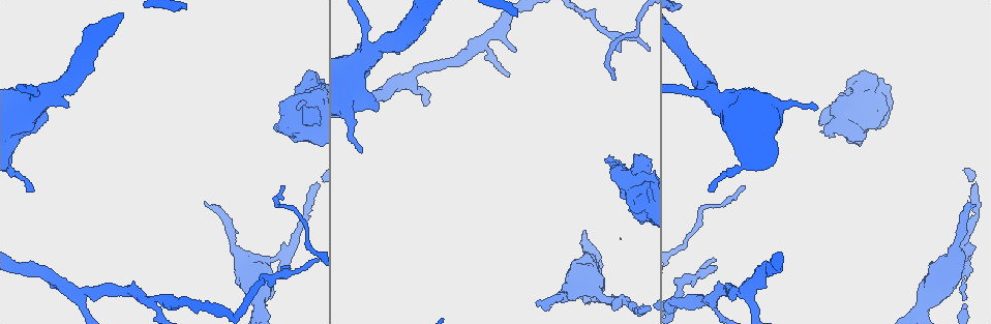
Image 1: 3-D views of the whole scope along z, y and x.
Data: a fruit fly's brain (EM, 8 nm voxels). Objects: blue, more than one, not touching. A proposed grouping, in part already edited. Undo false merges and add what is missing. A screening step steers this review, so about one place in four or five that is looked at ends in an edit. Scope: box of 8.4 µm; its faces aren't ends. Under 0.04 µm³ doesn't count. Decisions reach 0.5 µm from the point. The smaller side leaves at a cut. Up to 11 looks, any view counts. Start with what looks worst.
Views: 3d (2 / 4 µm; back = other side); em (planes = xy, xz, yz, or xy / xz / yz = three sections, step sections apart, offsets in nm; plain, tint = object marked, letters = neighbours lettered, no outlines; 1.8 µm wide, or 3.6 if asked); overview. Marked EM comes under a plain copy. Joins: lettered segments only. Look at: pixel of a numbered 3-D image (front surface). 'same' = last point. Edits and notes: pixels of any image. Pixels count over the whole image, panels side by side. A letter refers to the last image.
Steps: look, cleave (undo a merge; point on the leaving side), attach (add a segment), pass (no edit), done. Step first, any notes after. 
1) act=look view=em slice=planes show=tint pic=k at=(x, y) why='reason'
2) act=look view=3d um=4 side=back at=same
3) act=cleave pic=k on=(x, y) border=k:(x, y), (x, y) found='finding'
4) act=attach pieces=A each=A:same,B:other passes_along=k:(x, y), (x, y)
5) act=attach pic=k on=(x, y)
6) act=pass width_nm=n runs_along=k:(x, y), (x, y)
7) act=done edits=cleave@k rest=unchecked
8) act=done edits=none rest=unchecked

act=look view=3d um=4 pic=1 at=(515, 52) why='branch stops here'

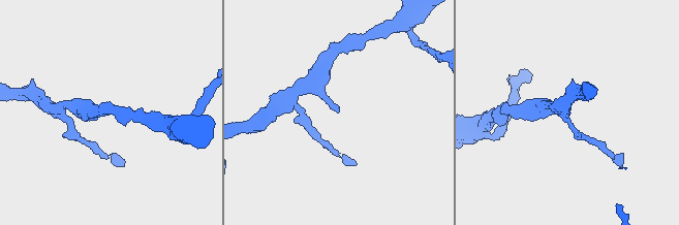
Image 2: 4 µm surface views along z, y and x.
act=look view=em slice=planes show=letters pic=2 at=(337, 110)

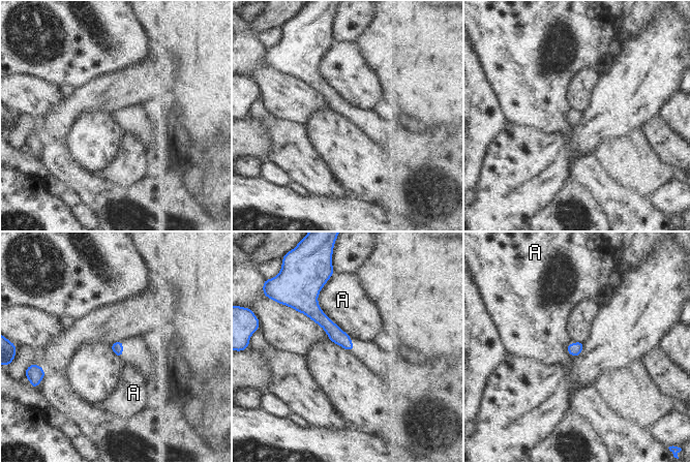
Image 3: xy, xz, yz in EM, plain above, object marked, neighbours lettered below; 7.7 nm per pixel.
act=pass each=A:other runs_along=3:(308, 300), (309, 307), (351, 347) found='none of them fits'

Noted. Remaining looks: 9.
act=look view=3d um=2 pic=1 at=(711, 191) why='branch stops here'

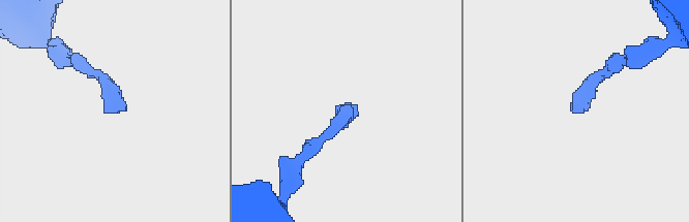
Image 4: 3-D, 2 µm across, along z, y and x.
act=look view=em slice=planes show=letters pic=4 at=(335, 115) why='now the EM'

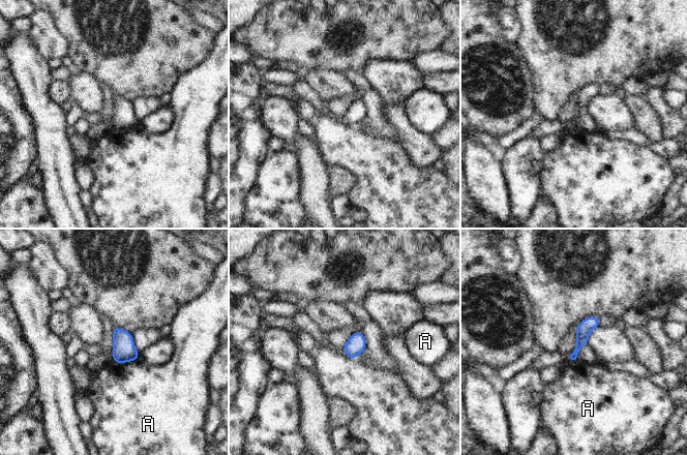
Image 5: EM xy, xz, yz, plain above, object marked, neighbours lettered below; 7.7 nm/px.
act=pass width_nm=120 each=A:other border=5:(139, 358), (126, 362), (113, 362) found='no lettered segment goes on from it'

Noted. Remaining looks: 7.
act=look view=em slice=xz step=4 show=tint pic=1 at=(46, 114) why='an open end'

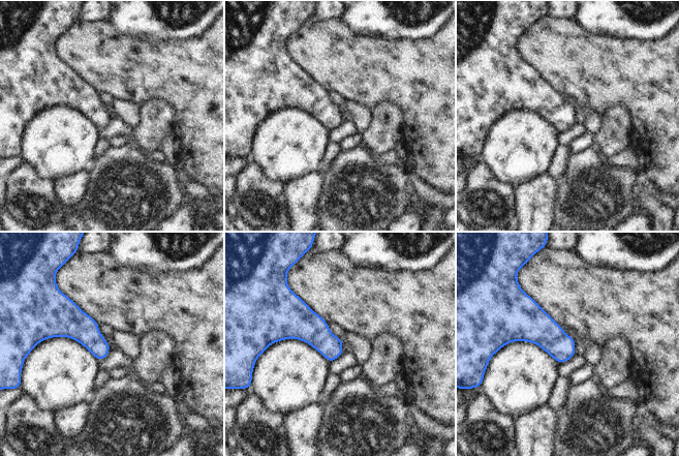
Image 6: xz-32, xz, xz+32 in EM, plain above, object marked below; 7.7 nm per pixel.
act=look view=em slice=planes show=letters at=same why='another direction'

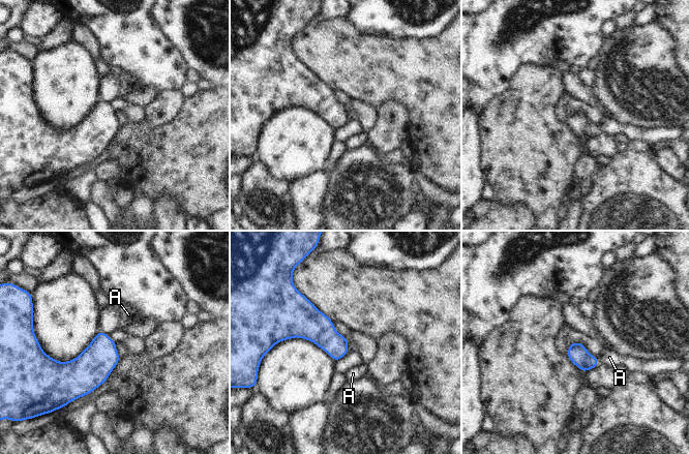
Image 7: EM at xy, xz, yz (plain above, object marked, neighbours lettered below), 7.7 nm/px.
act=attach pieces=A each=A:same passes_along=7:(577, 353), (597, 362), (609, 357) found='the neuron continues'

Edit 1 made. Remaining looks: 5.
act=look view=em slice=xz step=4 show=tint pic=1 at=(860, 72) why='free end'

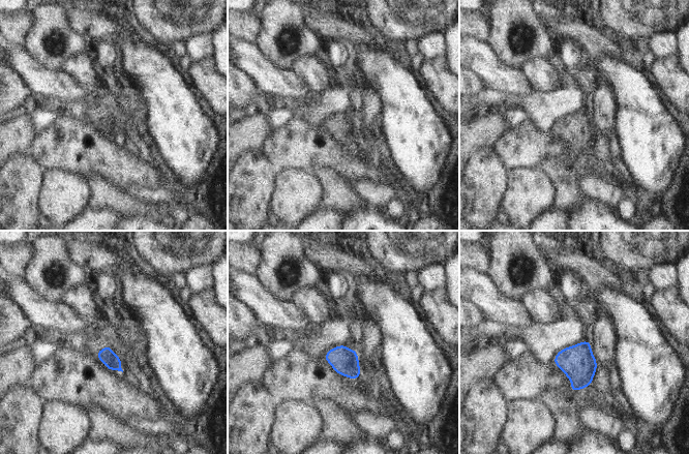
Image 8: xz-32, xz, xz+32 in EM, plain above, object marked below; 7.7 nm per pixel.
act=look view=em slice=planes show=letters at=same why='another direction'

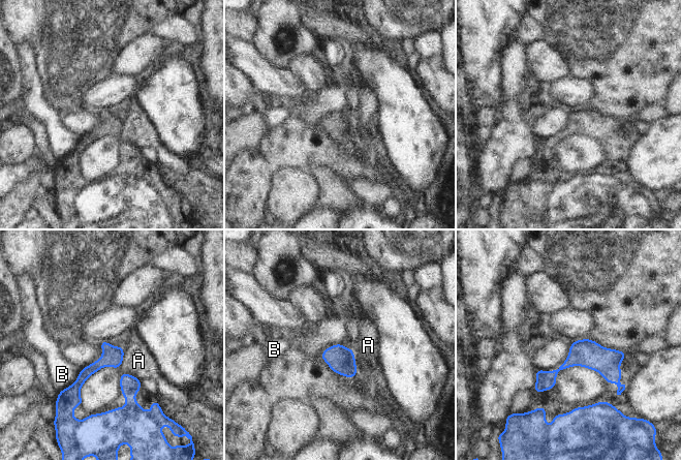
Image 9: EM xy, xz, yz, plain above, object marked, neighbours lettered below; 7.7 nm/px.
act=pass each=A:other,B:other border=9:(122, 345), (123, 361), (119, 368) found='none of them fits'

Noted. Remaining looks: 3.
act=done edits=attach@7 rest=unchecked

